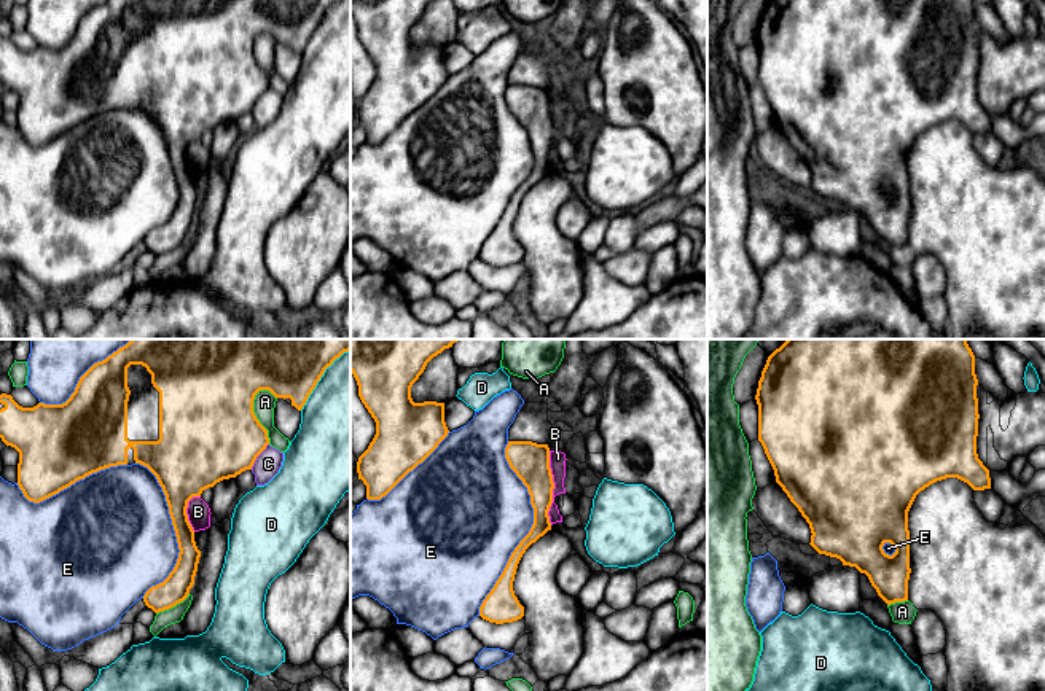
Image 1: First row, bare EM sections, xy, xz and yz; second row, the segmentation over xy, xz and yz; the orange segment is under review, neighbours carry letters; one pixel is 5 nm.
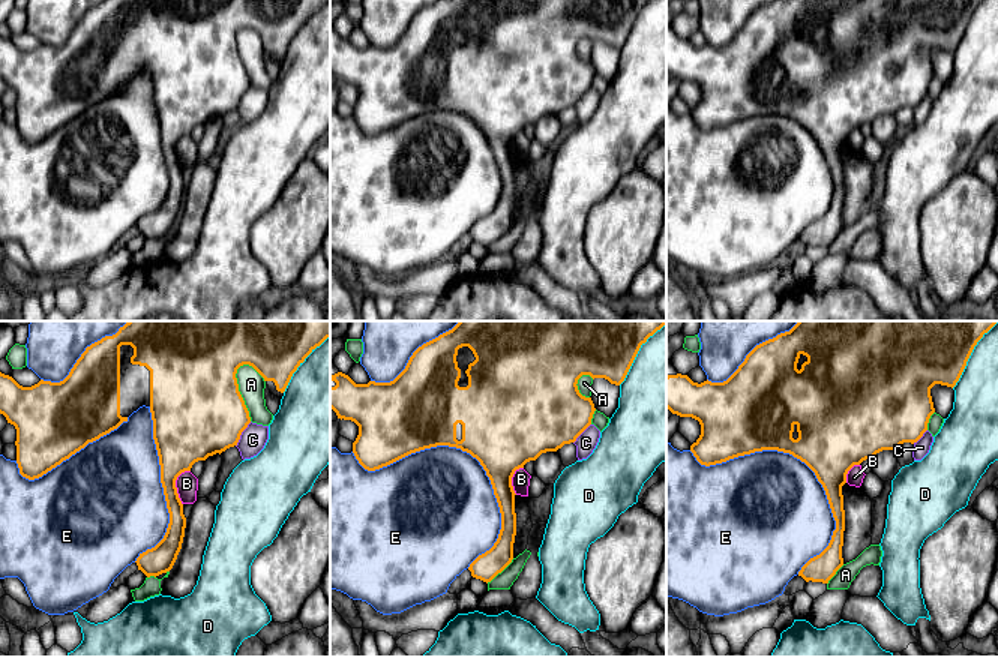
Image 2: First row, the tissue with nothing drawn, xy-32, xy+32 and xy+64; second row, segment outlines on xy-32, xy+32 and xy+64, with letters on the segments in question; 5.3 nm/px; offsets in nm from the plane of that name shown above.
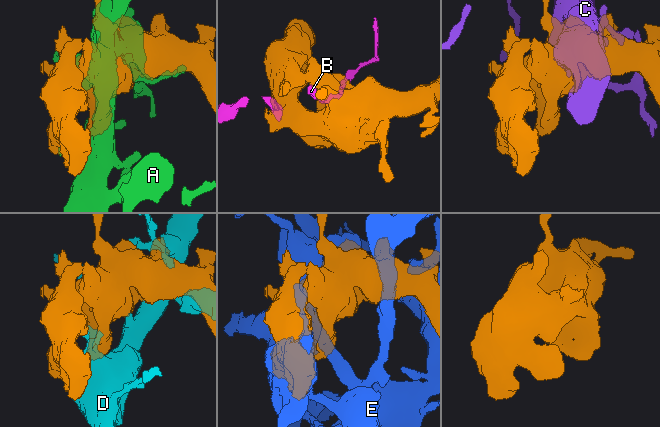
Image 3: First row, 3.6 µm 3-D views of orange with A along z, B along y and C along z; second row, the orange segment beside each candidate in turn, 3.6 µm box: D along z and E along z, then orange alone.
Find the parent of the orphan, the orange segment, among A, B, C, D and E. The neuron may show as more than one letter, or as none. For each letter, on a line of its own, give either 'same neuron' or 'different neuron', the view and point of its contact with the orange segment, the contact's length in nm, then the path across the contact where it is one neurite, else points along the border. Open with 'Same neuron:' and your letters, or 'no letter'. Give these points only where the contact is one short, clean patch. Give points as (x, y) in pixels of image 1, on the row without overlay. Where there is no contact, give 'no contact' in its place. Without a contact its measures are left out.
Same neuron: no letter
A: different neuron; meets orange in xy at (255, 59); contact 280 nm long
B: different neuron; meets orange in xz at (553, 131); contact 380 nm long
C: different neuron; meets orange in xy at (258, 97); contact 160 nm long
D: different neuron; meets orange in xy at (317, 24); contact 340 nm long
E: different neuron; meets orange in xz at (531, 172); contact 900 nm long

